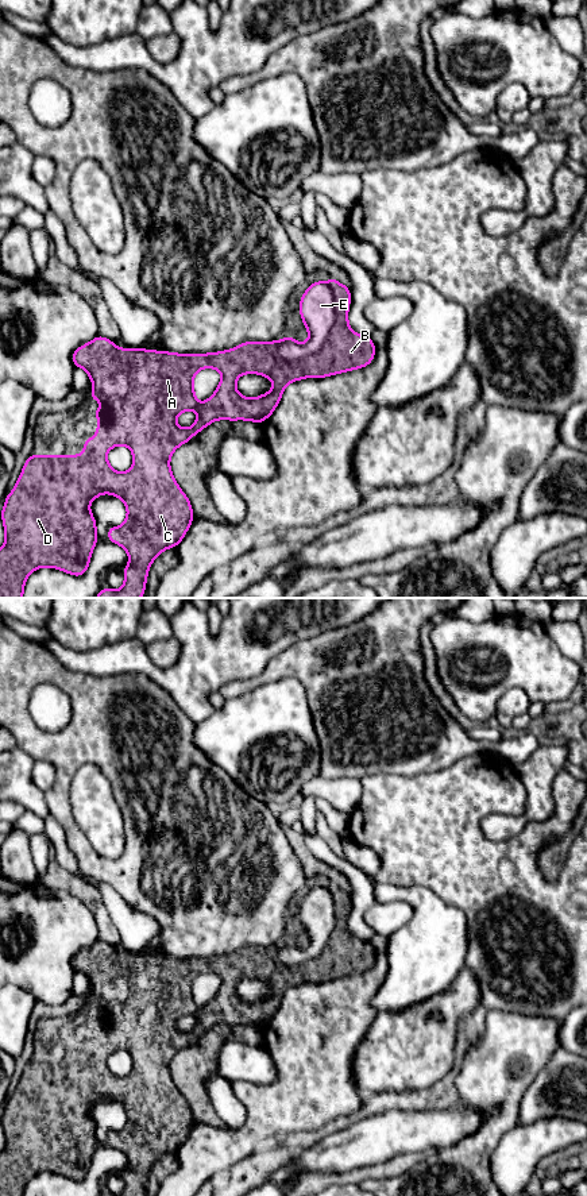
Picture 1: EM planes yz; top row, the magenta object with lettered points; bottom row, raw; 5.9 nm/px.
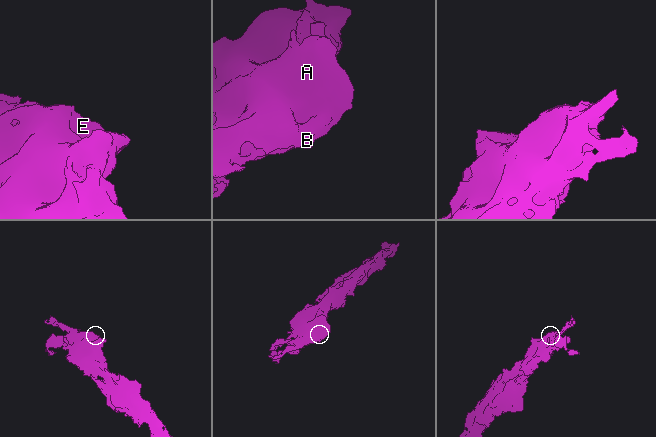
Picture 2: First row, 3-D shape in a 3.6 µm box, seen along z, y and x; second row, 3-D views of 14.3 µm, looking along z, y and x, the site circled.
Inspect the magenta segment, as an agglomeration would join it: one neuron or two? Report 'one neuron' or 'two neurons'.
two neurons

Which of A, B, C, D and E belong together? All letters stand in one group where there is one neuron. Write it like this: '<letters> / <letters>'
A B C D / E

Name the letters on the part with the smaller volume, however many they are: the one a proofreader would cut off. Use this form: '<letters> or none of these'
E

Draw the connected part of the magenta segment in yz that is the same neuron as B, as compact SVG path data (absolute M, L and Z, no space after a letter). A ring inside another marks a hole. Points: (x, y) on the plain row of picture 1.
M335 883L325 888L335 903L335 929L323 953L298 968L279 961L279 945L246 946L219 957L175 958L119 953L112 945L97 940L74 954L74 972L85 973L93 987L88 1003L99 1004L101 1008L93 1015L99 1027L97 1039L84 1045L81 1060L31 1058L26 1065L1 1114L5 1146L0 1153L0 1196L24 1196L27 1183L40 1172L82 1181L97 1149L96 1124L89 1111L94 1103L105 1097L125 1108L125 1126L107 1137L109 1146L125 1154L130 1168L123 1174L123 1192L105 1192L101 1196L146 1196L150 1170L166 1153L175 1153L182 1146L194 1123L189 1103L170 1073L173 1057L216 1025L263 1027L278 1011L285 992L294 985L325 983L363 973L372 967L376 954L372 944L354 937L348 929L350 892ZM201 973L216 973L221 979L216 996L205 1007L197 1006L193 989L193 983ZM243 979L267 981L273 985L273 994L255 1003L246 1003L235 992ZM186 1015L196 1015L197 1025L190 1033L179 1033L175 1023ZM116 1050L127 1050L132 1057L134 1068L125 1077L113 1075L108 1068L107 1057Z

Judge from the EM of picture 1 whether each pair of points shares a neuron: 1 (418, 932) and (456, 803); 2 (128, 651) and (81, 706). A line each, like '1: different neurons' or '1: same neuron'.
1: different neurons
2: different neurons

